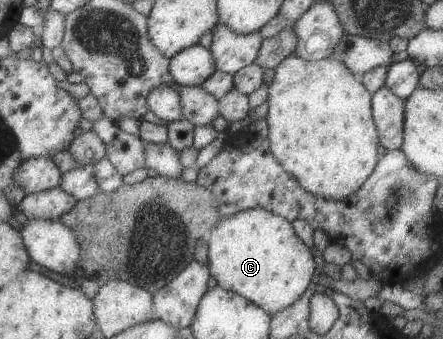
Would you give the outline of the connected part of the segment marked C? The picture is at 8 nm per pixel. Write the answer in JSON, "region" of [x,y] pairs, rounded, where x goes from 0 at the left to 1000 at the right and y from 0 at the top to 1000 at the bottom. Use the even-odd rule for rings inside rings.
{"region":[[[571,611],[501,643],[490,667],[474,667],[474,676],[474,699],[465,717],[470,782],[490,844],[544,870],[573,900],[587,903],[600,923],[614,929],[652,903],[704,832],[702,814],[713,788],[704,740],[684,720],[666,690],[657,658],[637,637]]]}

